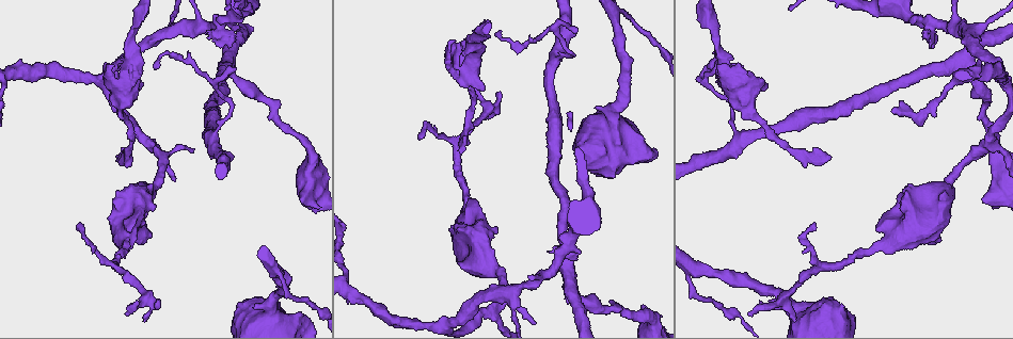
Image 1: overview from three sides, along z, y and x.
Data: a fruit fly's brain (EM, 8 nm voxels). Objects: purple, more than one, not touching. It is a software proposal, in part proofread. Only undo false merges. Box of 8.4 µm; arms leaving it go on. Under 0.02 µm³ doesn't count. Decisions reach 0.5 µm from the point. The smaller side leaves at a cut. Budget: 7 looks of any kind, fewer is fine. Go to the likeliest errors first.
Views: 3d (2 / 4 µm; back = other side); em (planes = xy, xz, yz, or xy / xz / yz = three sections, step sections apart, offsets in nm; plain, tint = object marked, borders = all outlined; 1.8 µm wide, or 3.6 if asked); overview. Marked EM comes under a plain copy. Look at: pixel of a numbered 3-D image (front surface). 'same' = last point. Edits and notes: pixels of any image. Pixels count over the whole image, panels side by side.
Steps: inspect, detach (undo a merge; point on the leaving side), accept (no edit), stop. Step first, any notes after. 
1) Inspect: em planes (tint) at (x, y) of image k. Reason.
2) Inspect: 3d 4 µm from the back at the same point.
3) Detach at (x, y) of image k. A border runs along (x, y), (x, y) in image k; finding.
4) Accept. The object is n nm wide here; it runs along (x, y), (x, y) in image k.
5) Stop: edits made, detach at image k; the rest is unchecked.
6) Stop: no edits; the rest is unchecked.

Inspect: 3d 4 µm at (962, 62) of image 1. Thin neck.

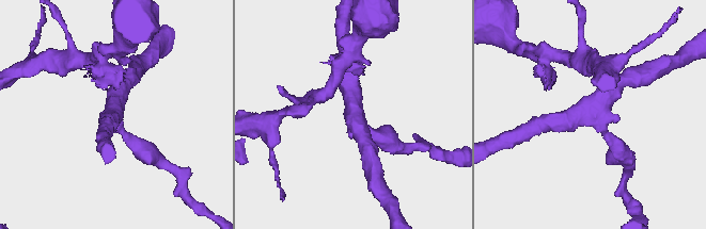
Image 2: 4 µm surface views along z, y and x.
Inspect: em yz step 4 (tint) at (356, 114) of image 2. Shape alone is not enough.

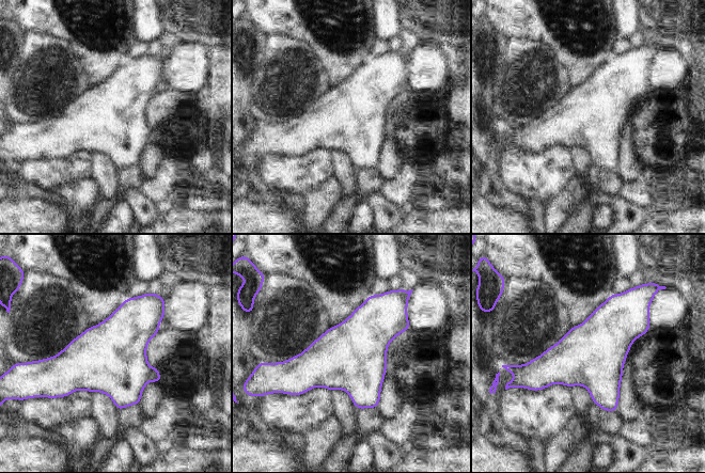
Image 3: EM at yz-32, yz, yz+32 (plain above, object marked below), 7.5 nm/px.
Inspect: em planes (tint) at the same point. Cut it another way.

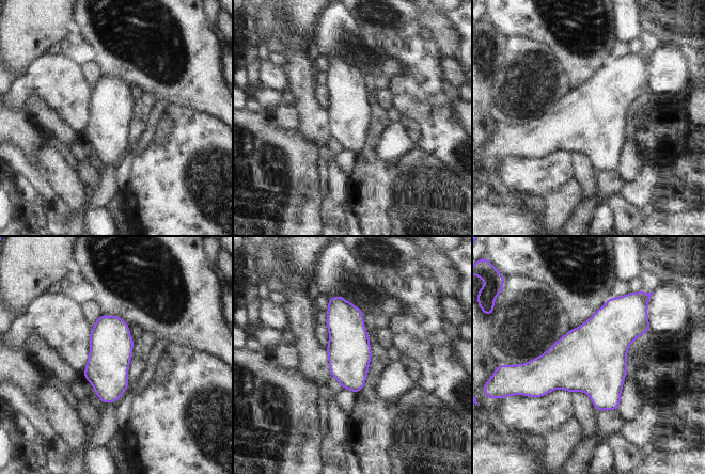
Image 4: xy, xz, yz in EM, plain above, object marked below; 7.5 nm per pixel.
Accept. The object is 320 nm wide here; all the same cell.

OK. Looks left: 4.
Inspect: 3d 2 µm at (692, 271) of image 1. Abrupt turn.

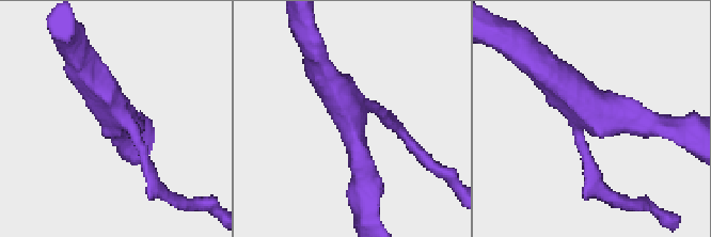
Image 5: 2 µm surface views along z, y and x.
Inspect: em yz step 4 (tint) at (114, 113) of image 5.

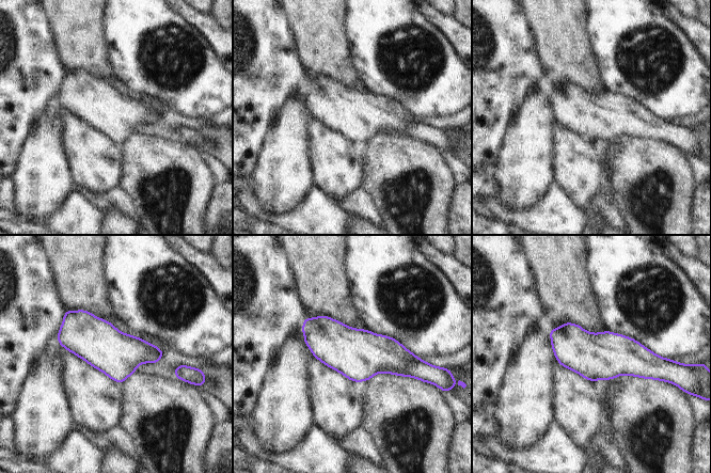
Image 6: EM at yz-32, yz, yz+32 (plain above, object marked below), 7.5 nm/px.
Accept. Continuous, no second cell.

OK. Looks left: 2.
Inspect: em yz step 4 (tint) at (988, 143) of image 1. Side arm on a straight run.

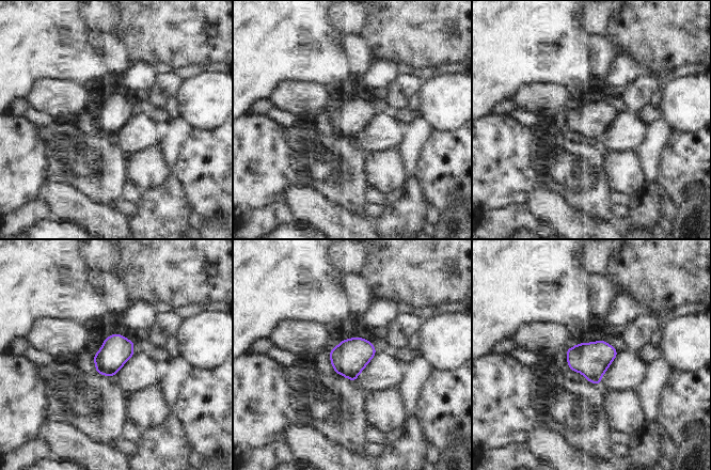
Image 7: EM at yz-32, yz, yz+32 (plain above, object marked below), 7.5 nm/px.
Inspect: em planes (tint) at the same point. Cut it another way.

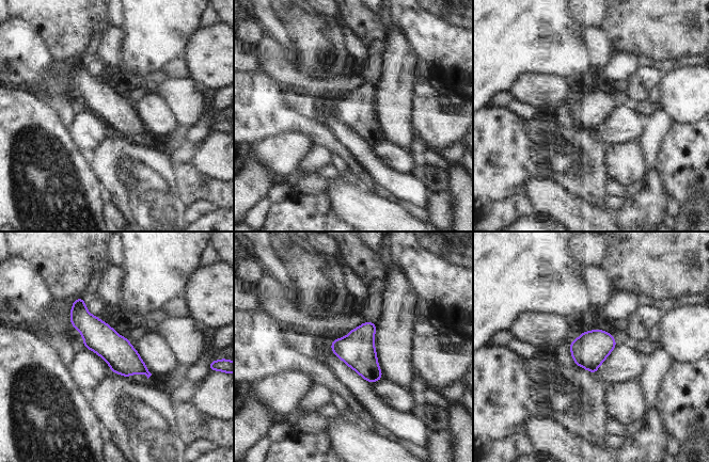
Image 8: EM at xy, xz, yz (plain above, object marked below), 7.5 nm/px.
Accept. One cell here.

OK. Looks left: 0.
Stop: no edits; the rest is unchecked.

